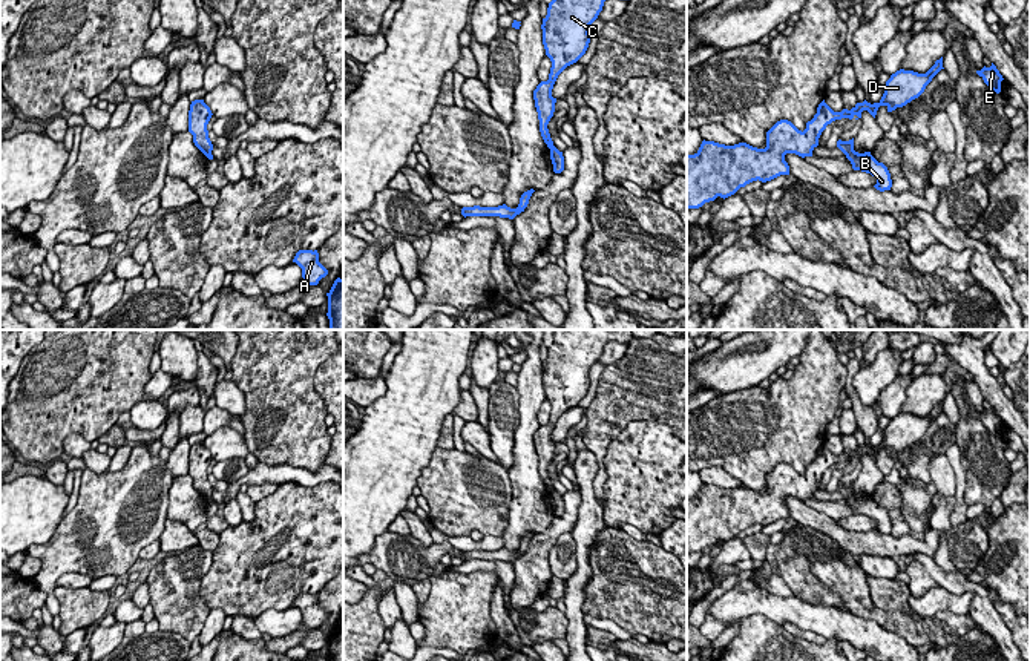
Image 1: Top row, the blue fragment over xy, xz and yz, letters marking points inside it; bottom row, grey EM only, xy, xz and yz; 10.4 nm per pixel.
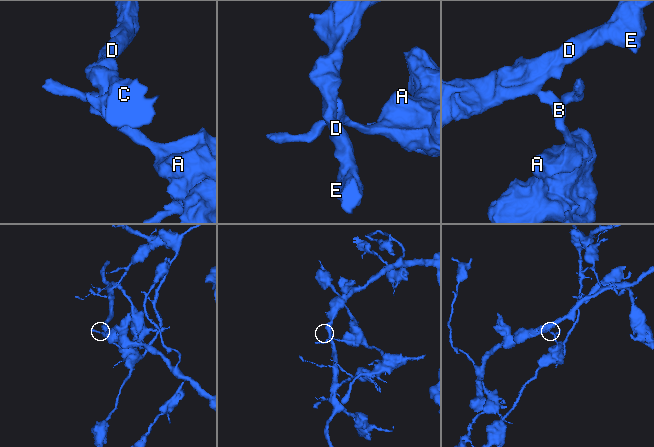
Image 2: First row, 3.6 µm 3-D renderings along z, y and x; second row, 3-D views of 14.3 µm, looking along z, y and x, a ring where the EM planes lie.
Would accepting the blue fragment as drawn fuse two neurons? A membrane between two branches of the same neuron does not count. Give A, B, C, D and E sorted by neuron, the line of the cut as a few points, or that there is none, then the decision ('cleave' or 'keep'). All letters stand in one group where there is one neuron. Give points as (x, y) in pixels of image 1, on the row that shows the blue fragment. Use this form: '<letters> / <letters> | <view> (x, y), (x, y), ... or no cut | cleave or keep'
A B / C D E | yz (852, 149), (846, 157) | cleave

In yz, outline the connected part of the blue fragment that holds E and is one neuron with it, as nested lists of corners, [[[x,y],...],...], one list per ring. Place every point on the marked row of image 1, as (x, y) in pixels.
[[[992,63],[990,67],[982,67],[976,74],[984,80],[984,83],[996,94],[1001,92],[1001,81],[1004,80],[996,66]]]

